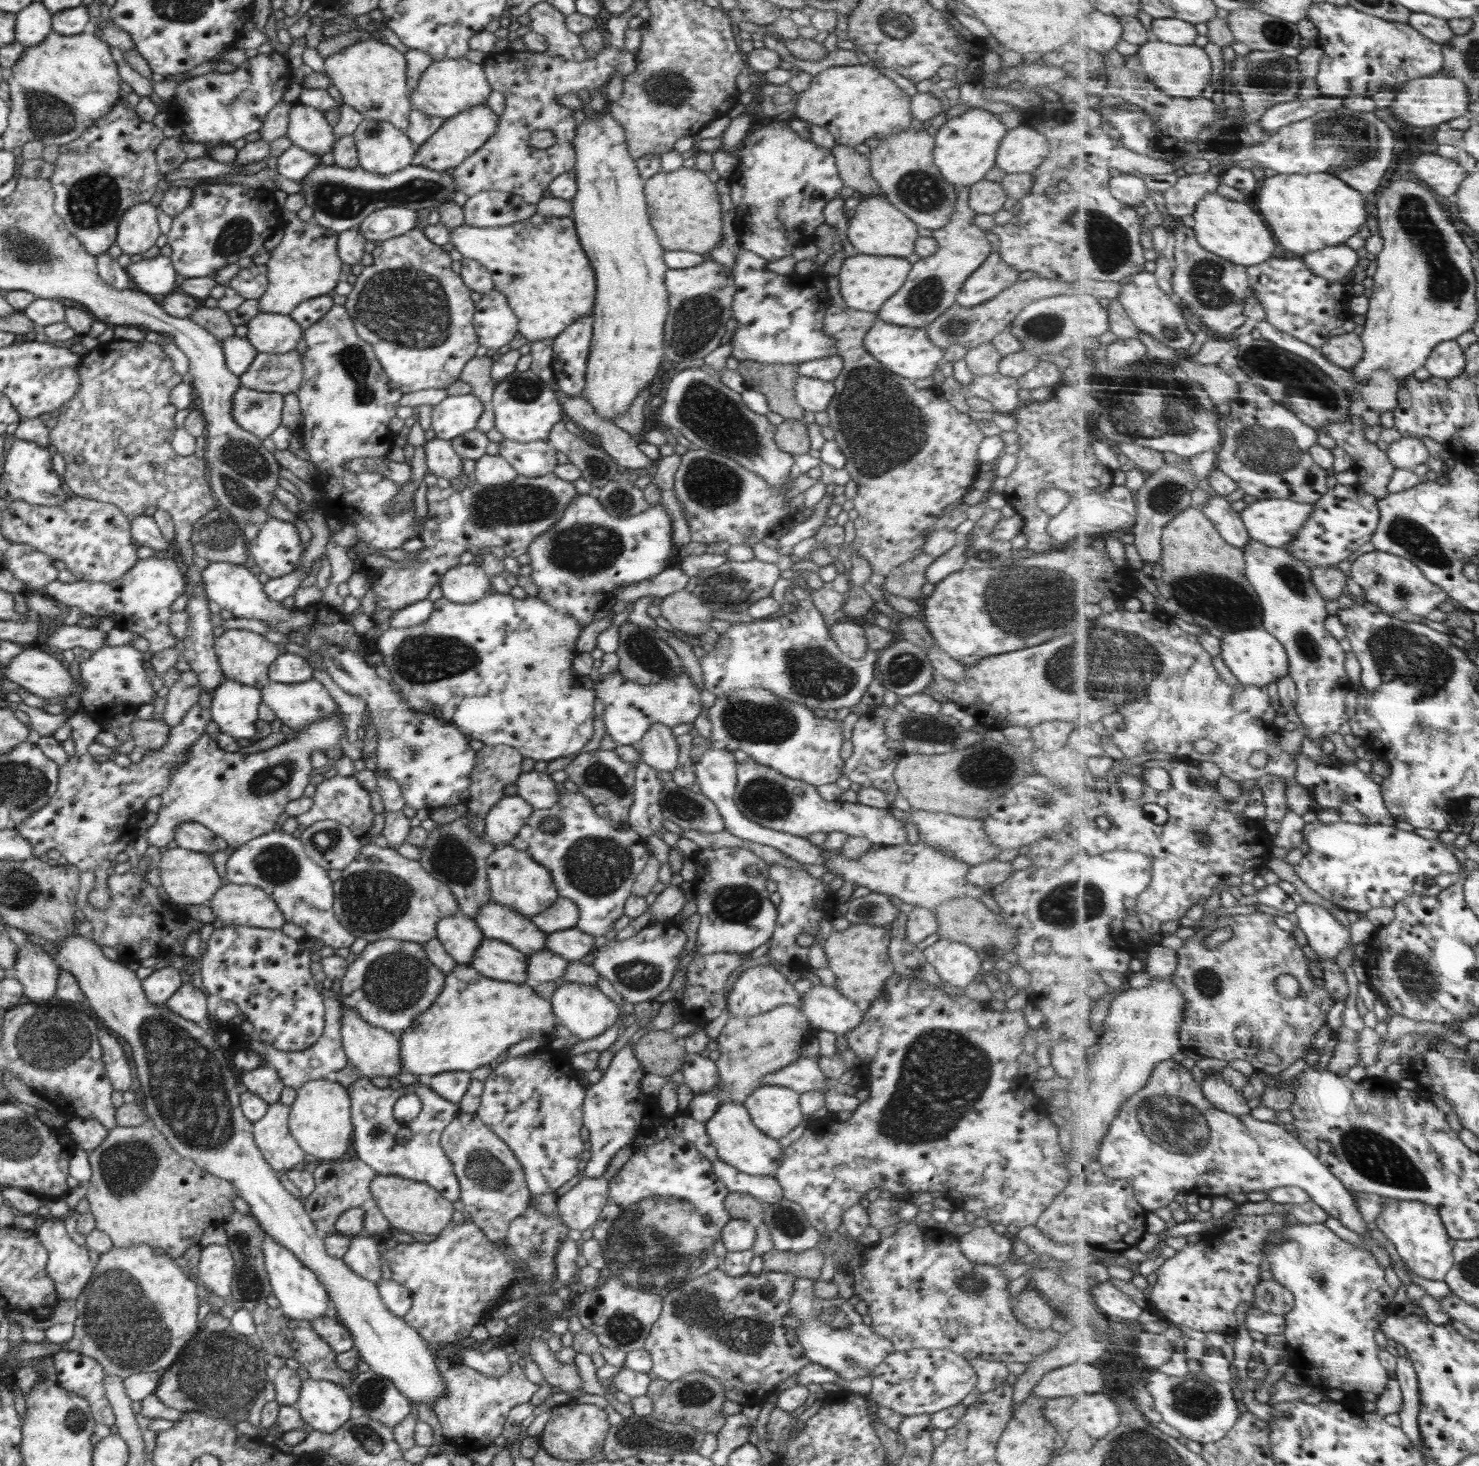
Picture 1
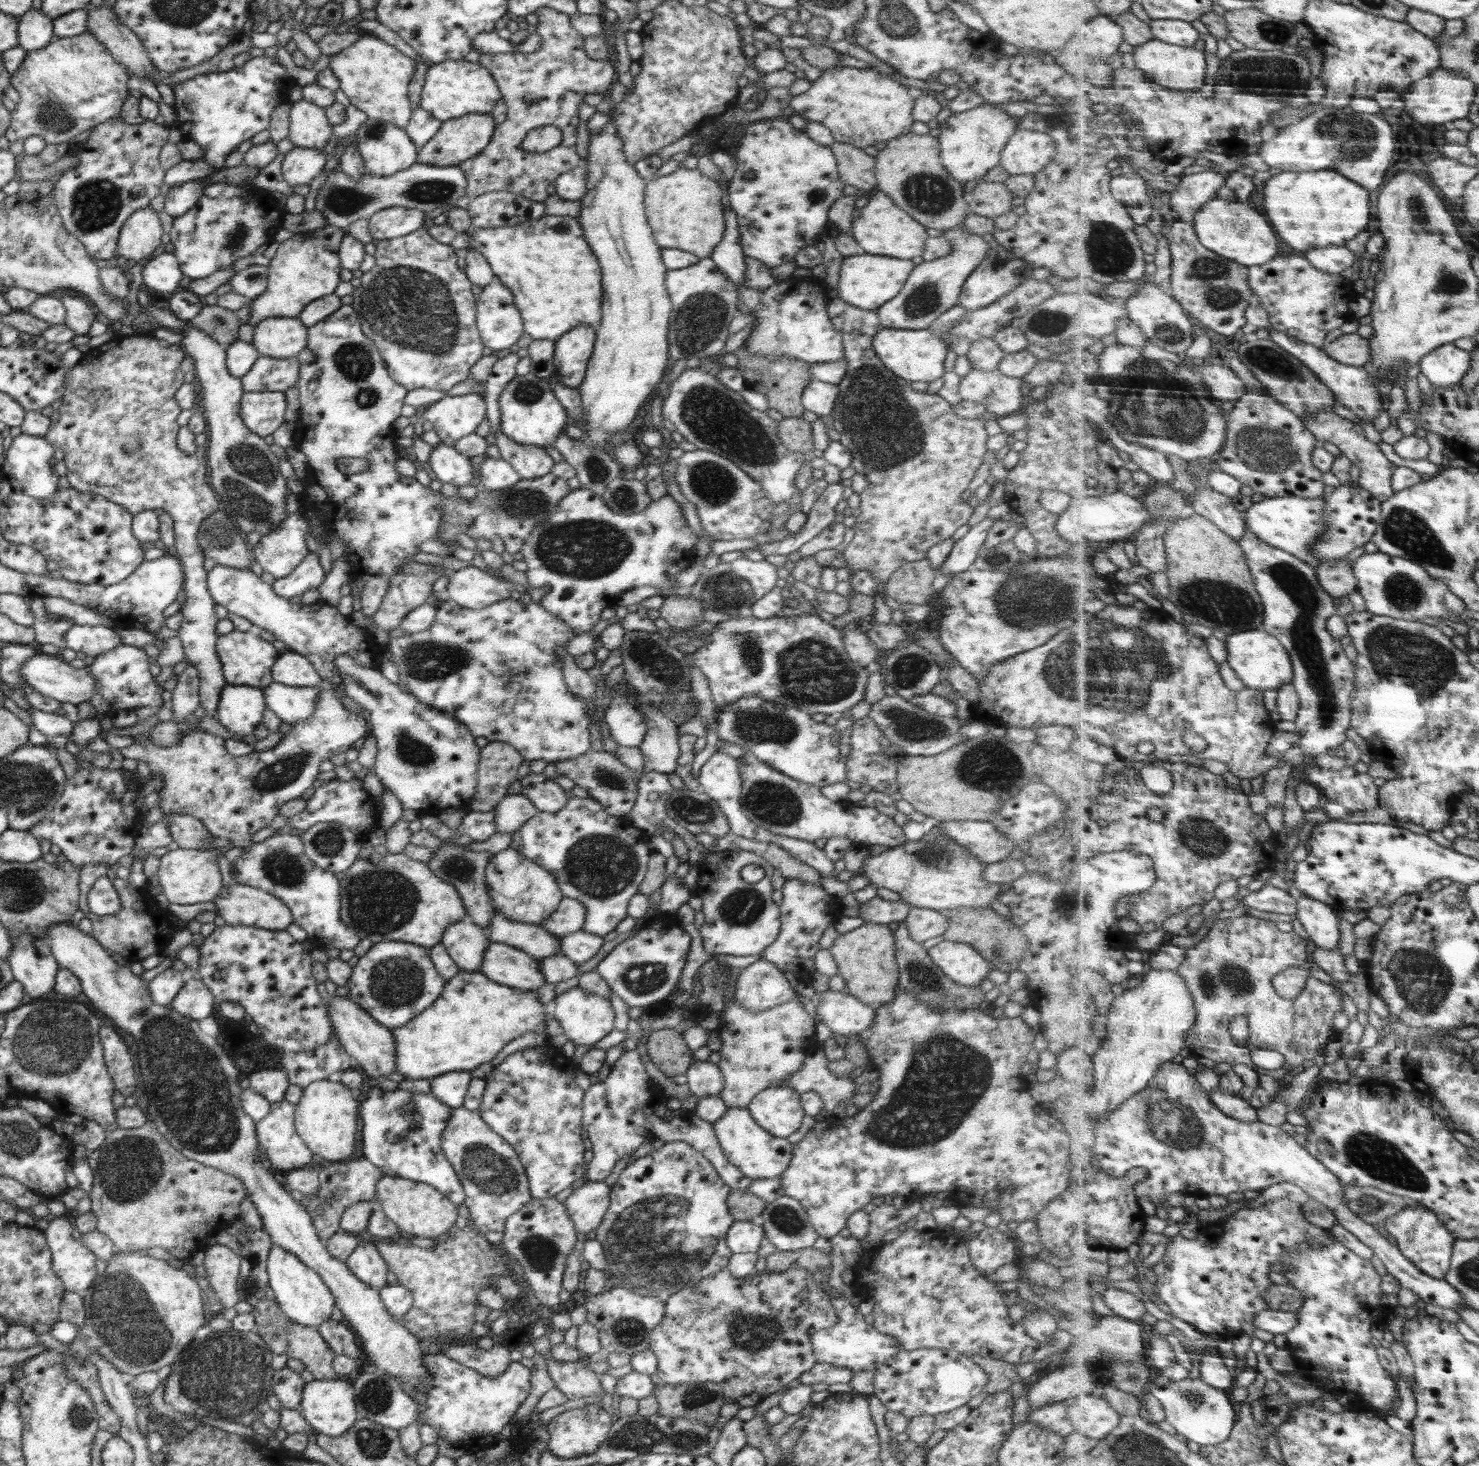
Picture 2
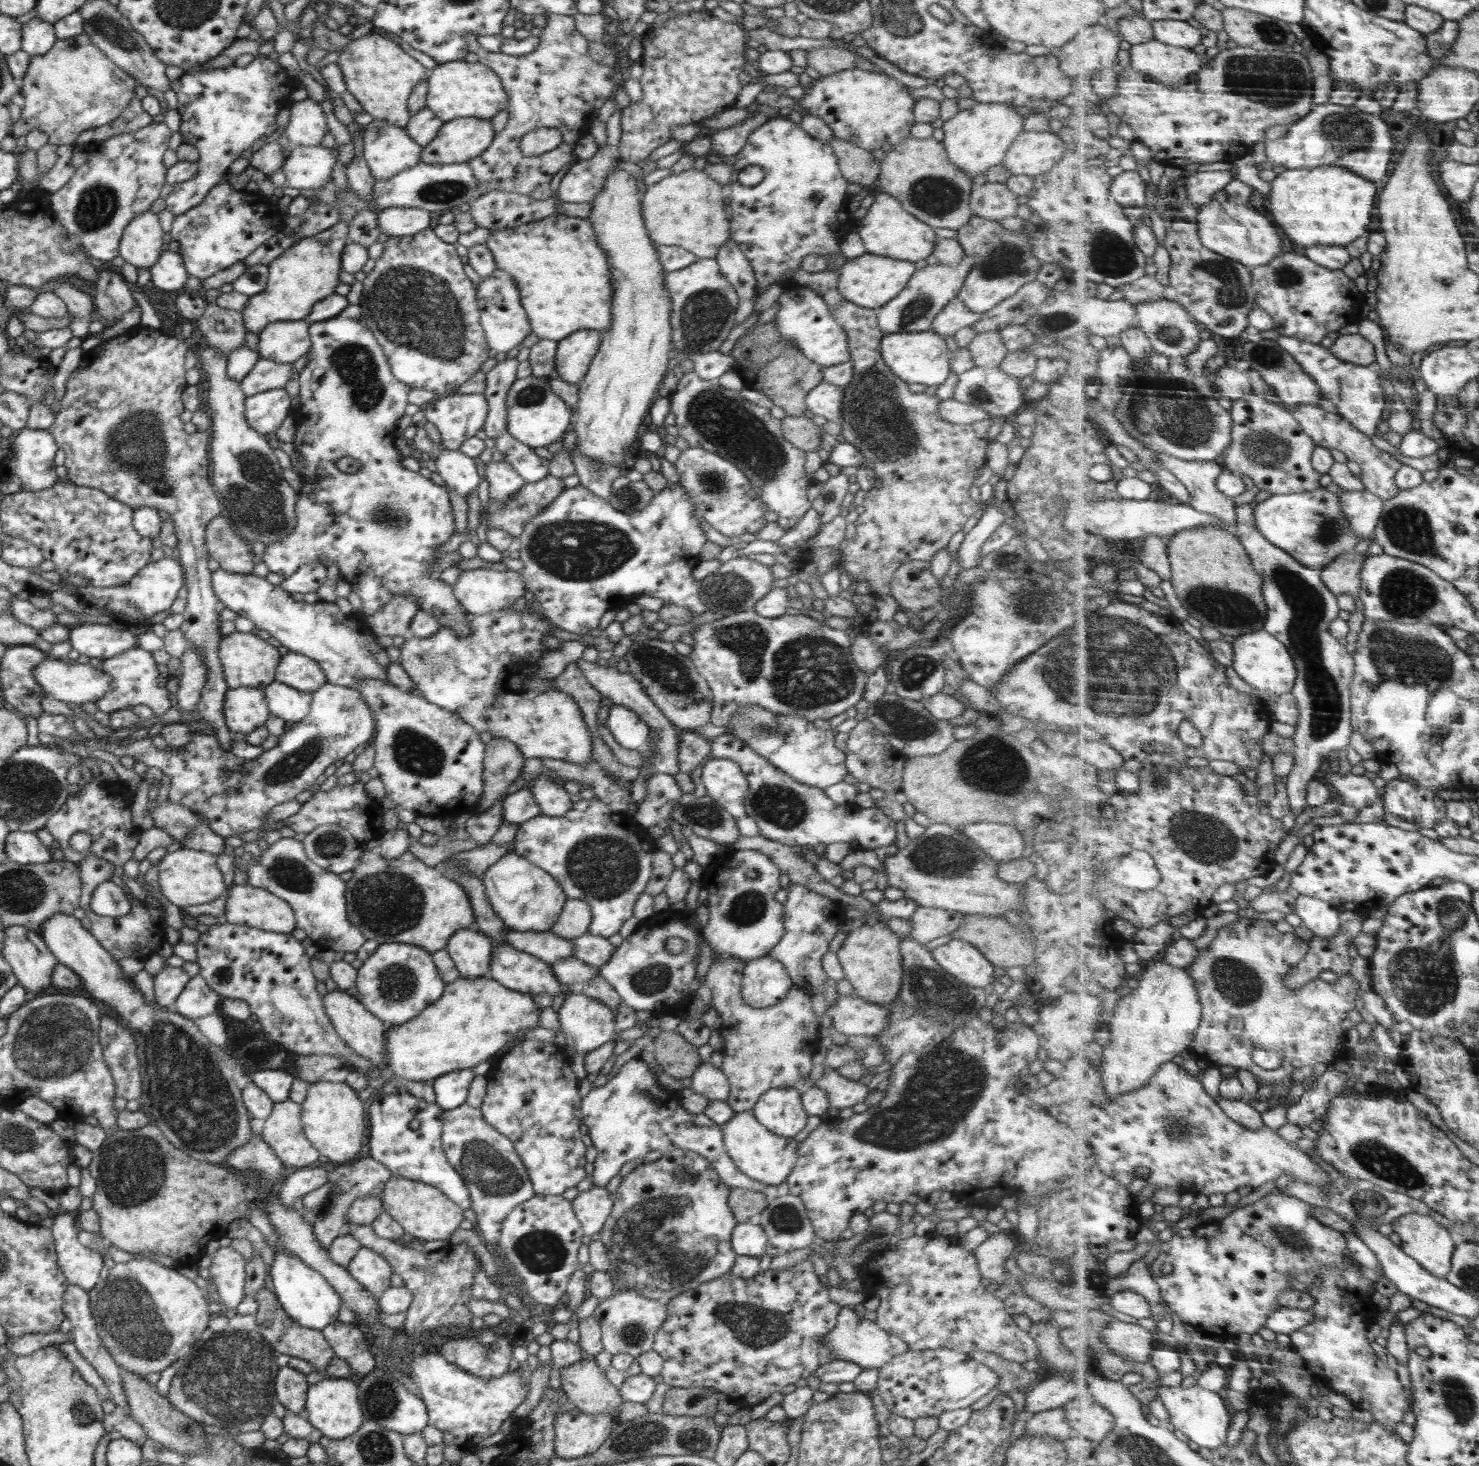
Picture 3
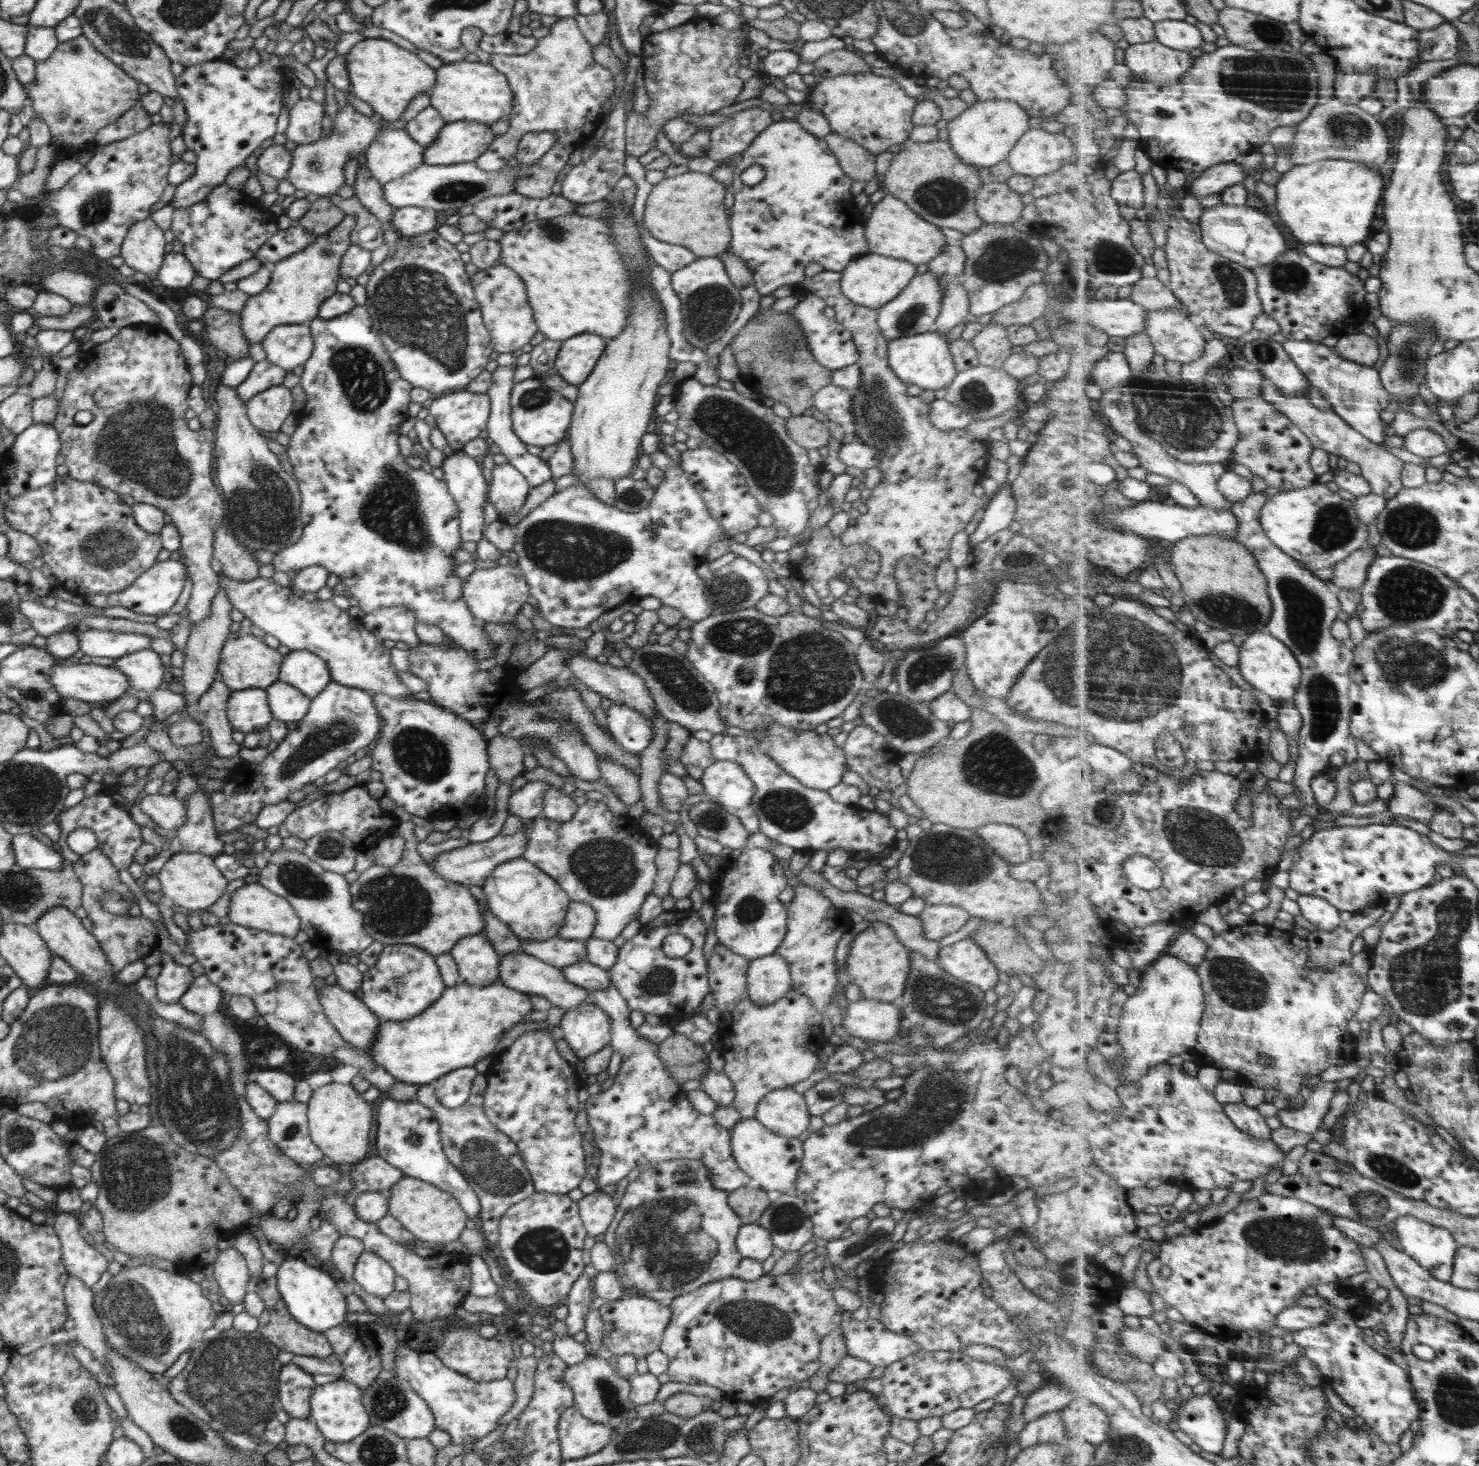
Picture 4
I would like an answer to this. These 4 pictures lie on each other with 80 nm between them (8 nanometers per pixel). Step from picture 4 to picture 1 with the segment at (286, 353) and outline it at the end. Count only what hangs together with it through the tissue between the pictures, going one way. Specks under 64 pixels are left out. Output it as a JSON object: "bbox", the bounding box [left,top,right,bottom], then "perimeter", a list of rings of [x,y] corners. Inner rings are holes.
{"bbox":[246,312,303,354],"perimeter":[[[259,312],[247,326],[246,338],[258,353],[284,354],[296,349],[303,330],[290,315]]]}

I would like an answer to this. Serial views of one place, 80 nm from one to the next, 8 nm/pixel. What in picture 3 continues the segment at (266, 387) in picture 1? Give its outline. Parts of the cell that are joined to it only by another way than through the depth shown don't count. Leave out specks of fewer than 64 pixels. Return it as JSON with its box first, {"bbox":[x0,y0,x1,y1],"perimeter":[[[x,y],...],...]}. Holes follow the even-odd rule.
{"bbox":[239,357,295,396],"perimeter":[[[262,357],[239,382],[244,396],[254,396],[274,388],[284,388],[295,377],[292,363],[284,364]]]}

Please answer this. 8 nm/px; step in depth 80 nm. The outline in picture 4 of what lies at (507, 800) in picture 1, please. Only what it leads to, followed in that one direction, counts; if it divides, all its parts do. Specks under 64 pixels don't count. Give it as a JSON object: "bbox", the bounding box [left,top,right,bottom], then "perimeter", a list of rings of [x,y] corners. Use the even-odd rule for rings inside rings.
{"bbox":[508,781,550,821],"perimeter":[[[528,781],[516,791],[512,791],[508,799],[510,815],[518,816],[524,821],[542,815],[543,796],[550,786],[544,781]]]}

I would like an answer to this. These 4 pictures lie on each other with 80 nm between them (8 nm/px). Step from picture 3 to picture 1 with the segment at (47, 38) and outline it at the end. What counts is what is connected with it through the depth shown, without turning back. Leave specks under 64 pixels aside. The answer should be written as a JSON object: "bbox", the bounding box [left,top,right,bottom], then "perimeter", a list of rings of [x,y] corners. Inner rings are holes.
{"bbox":[15,1,52,47],"perimeter":[[[32,1],[15,15],[15,40],[25,47],[40,44],[52,31],[52,14],[41,2]]]}

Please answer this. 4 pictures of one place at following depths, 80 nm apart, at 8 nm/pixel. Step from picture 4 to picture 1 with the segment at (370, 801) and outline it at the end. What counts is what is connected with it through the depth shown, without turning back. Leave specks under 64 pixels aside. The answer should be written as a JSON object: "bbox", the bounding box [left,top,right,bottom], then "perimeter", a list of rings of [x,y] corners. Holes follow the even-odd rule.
{"bbox":[297,774,375,838],"perimeter":[[[339,774],[334,777],[324,779],[316,787],[316,793],[313,800],[313,807],[308,812],[302,813],[297,816],[299,824],[310,826],[319,820],[335,820],[362,838],[372,826],[375,813],[370,806],[369,790],[366,790],[353,775],[341,776]]]}

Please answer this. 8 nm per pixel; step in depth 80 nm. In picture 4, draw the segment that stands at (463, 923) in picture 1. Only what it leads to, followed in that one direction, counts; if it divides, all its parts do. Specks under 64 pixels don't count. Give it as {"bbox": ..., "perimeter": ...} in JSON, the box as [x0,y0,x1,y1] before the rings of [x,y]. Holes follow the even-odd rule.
{"bbox":[449,933,499,987],"perimeter":[[[483,933],[463,936],[449,952],[464,982],[483,987],[499,978],[499,954]]]}

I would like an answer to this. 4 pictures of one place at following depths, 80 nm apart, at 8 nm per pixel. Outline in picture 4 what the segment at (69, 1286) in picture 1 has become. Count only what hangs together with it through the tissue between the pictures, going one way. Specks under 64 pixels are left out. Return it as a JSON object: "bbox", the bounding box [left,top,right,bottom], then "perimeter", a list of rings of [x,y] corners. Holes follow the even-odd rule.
{"bbox":[54,1212,109,1289],"perimeter":[[[54,1212],[54,1231],[61,1242],[62,1260],[69,1276],[75,1276],[92,1289],[106,1272],[109,1262],[104,1255],[84,1242],[78,1214]]]}

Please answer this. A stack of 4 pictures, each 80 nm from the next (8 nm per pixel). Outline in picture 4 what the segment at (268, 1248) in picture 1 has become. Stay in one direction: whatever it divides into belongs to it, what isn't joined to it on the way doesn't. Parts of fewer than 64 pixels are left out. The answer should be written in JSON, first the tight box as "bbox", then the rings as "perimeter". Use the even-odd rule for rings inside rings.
{"bbox":[275,1257,346,1333],"perimeter":[[[284,1257],[275,1277],[288,1312],[306,1328],[323,1333],[346,1321],[346,1294],[330,1273],[320,1270],[309,1260]]]}

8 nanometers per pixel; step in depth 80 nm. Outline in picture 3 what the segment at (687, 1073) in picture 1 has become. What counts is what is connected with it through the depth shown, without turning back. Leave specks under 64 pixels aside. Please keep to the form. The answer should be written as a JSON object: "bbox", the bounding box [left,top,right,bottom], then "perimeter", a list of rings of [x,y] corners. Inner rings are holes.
{"bbox":[692,1062,730,1102],"perimeter":[[[709,1062],[702,1063],[692,1076],[692,1090],[710,1101],[727,1102],[730,1084],[720,1068]]]}

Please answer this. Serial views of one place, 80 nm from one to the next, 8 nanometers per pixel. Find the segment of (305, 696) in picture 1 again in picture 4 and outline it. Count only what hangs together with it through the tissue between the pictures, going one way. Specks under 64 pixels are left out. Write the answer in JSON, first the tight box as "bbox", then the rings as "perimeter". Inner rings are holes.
{"bbox":[266,681,311,722],"perimeter":[[[282,681],[274,682],[266,690],[273,718],[284,722],[298,721],[306,716],[311,698]]]}

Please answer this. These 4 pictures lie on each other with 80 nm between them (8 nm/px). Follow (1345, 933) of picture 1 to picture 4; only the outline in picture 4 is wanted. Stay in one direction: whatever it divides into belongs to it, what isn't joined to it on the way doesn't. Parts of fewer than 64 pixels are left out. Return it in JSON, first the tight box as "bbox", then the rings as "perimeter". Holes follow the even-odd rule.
{"bbox":[1297,894,1343,931],"perimeter":[[[1306,894],[1297,901],[1302,907],[1303,916],[1317,925],[1319,930],[1333,931],[1343,923],[1342,909],[1325,898]]]}

